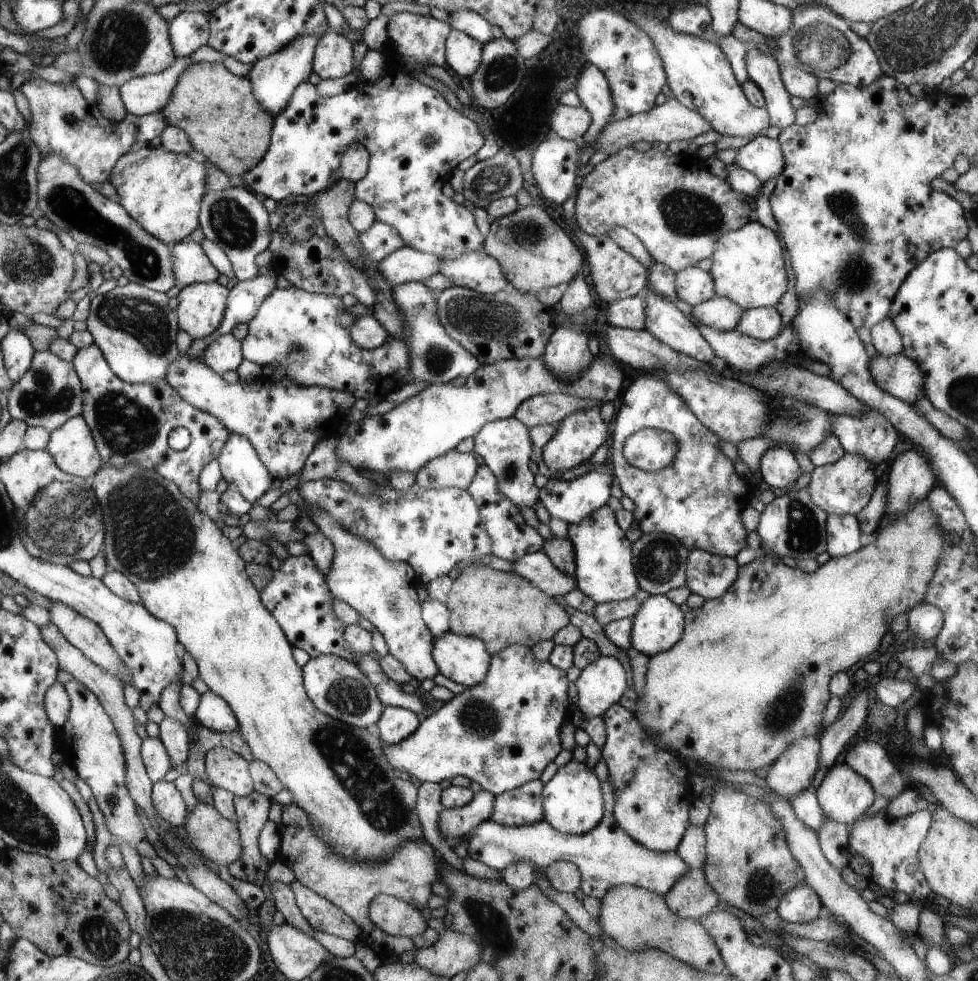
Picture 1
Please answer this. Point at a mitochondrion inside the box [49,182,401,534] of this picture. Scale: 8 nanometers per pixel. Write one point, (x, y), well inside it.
(126, 427)

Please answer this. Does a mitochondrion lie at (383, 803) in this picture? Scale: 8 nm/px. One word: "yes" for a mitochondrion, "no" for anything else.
yes

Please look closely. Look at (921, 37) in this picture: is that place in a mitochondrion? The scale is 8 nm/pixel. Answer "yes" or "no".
yes

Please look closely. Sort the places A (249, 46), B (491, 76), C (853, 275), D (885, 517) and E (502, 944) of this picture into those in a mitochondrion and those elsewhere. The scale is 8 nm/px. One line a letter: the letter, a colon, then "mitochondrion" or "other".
A: other
B: mitochondrion
C: mitochondrion
D: other
E: other

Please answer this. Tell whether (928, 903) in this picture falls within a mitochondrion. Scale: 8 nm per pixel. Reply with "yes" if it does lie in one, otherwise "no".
no

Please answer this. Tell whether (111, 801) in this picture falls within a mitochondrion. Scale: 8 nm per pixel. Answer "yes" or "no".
no

